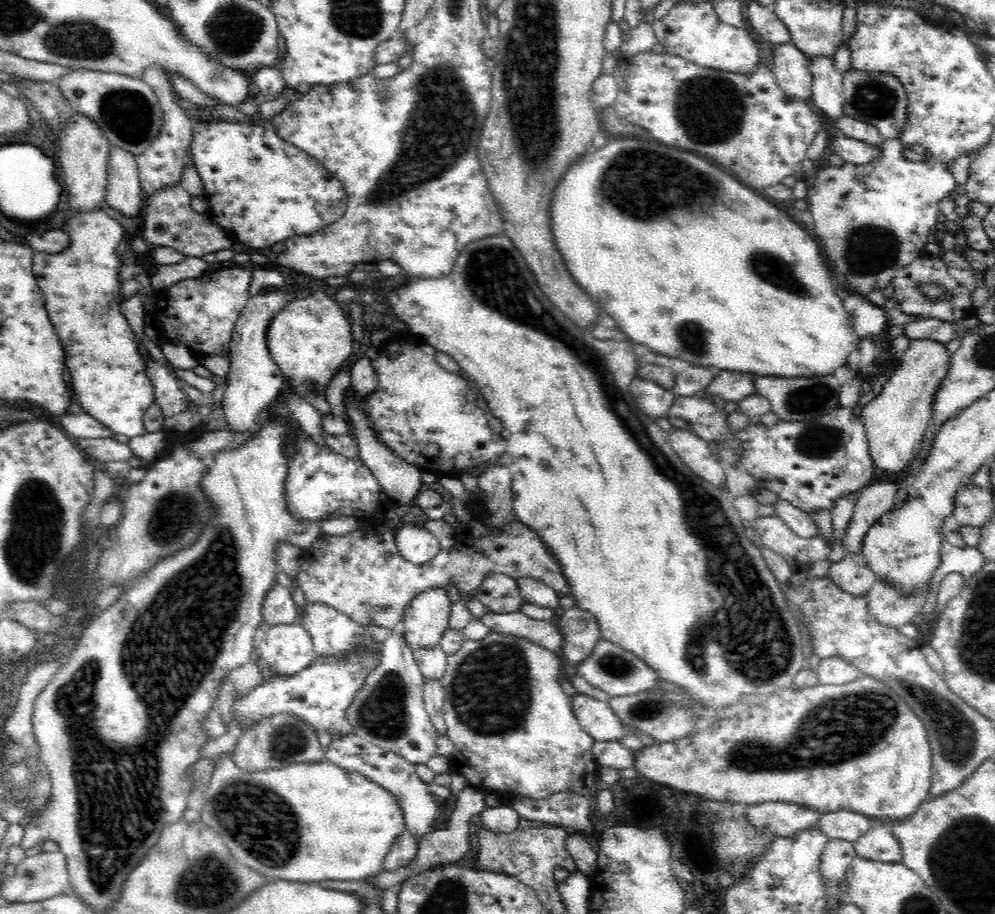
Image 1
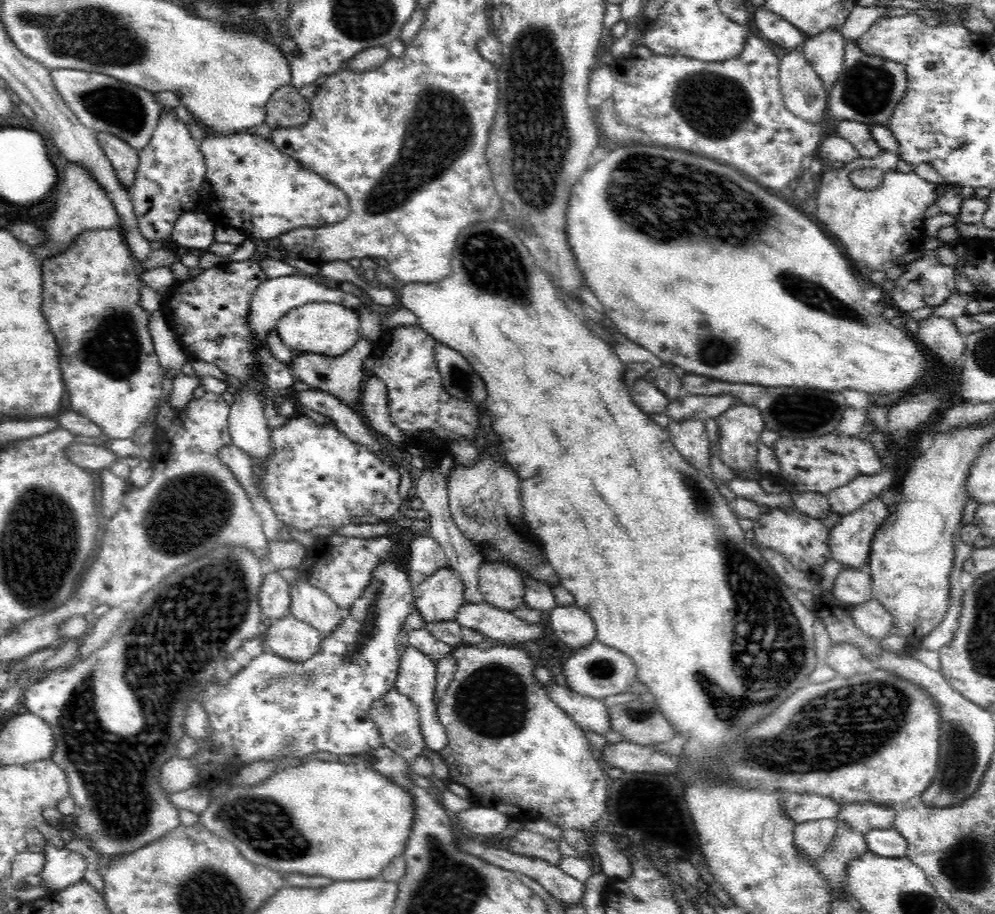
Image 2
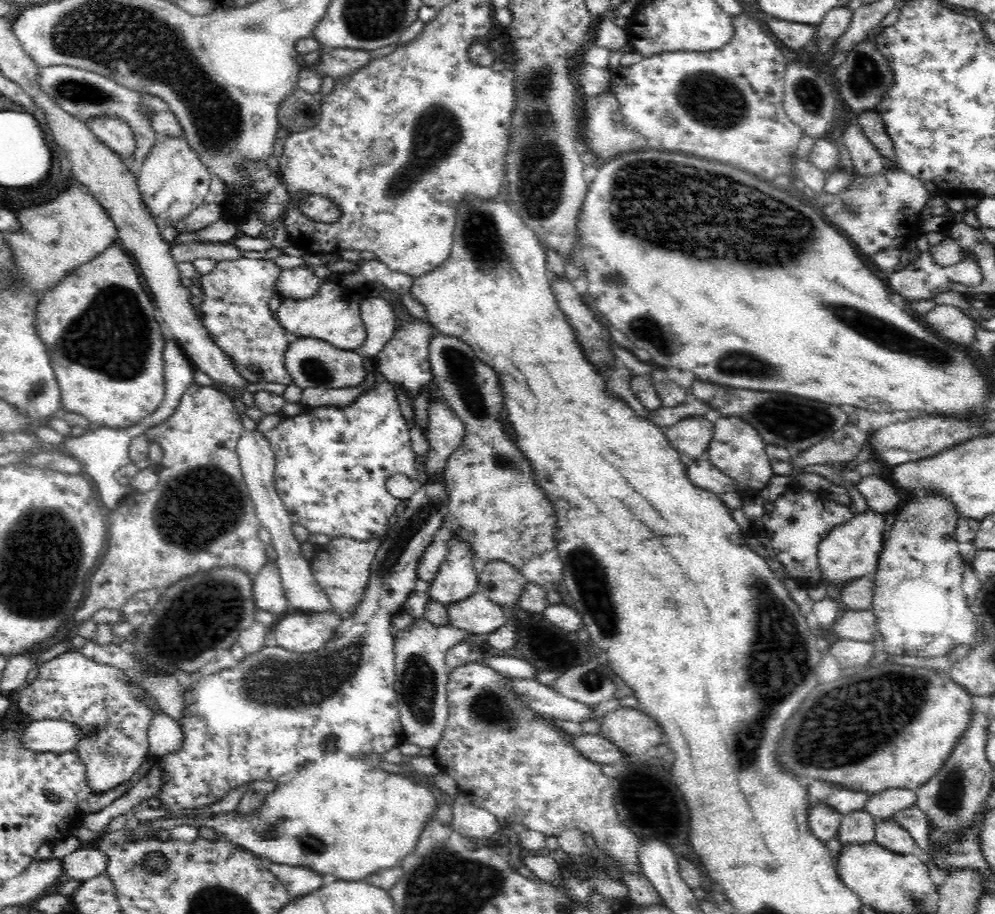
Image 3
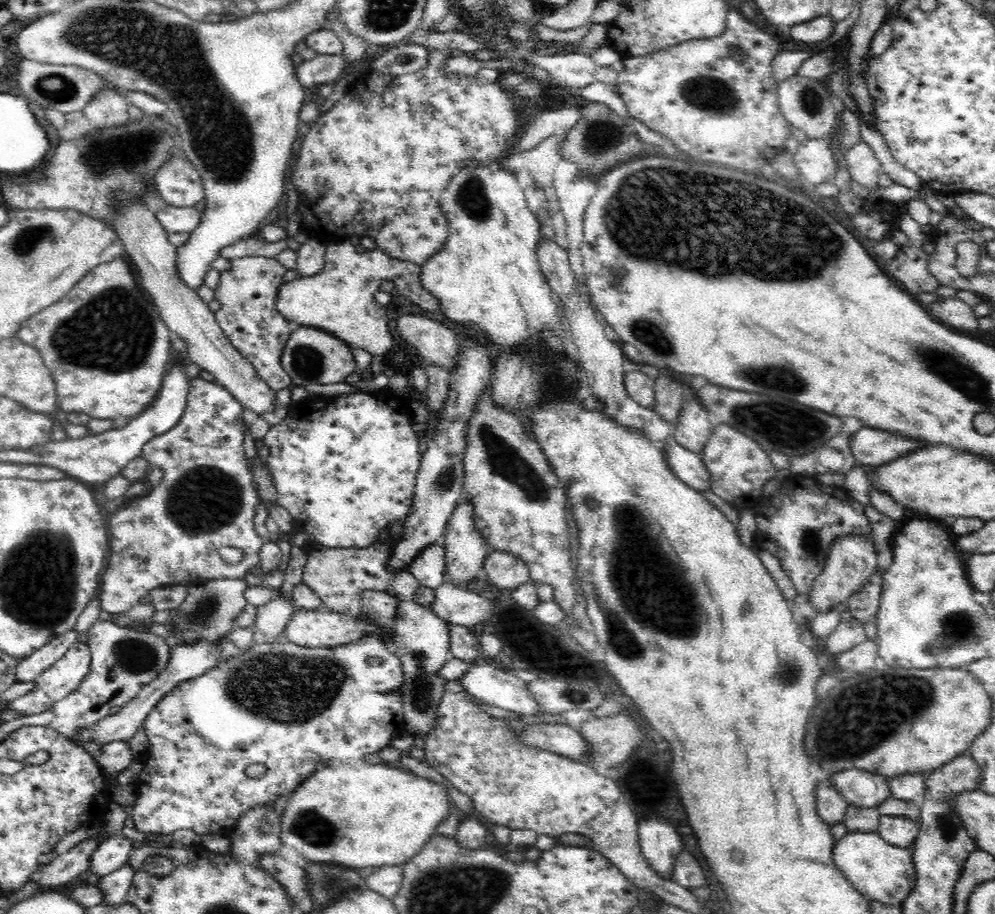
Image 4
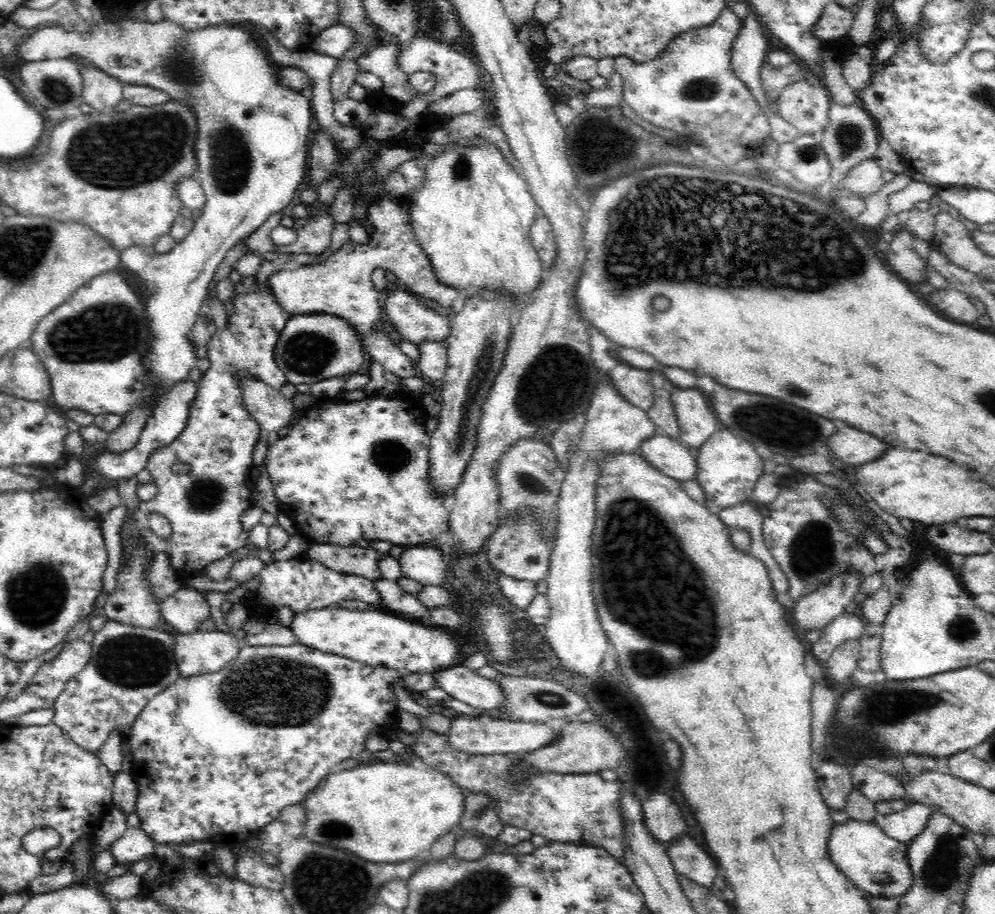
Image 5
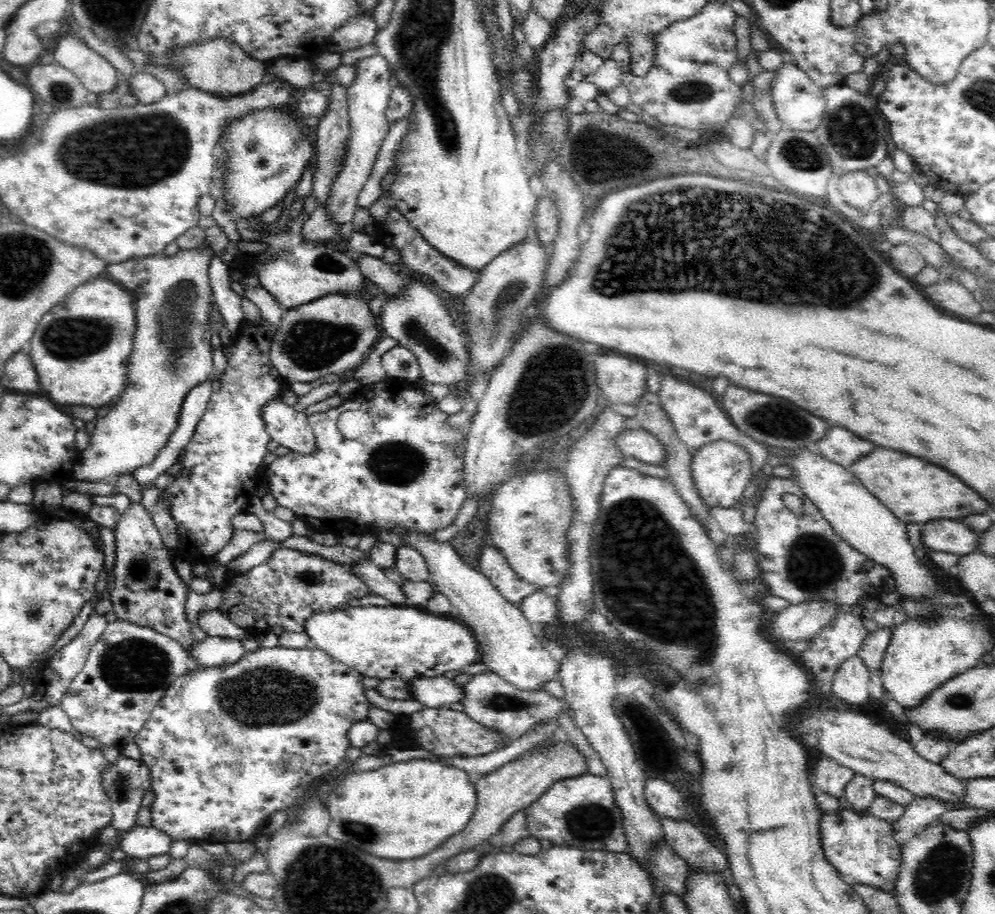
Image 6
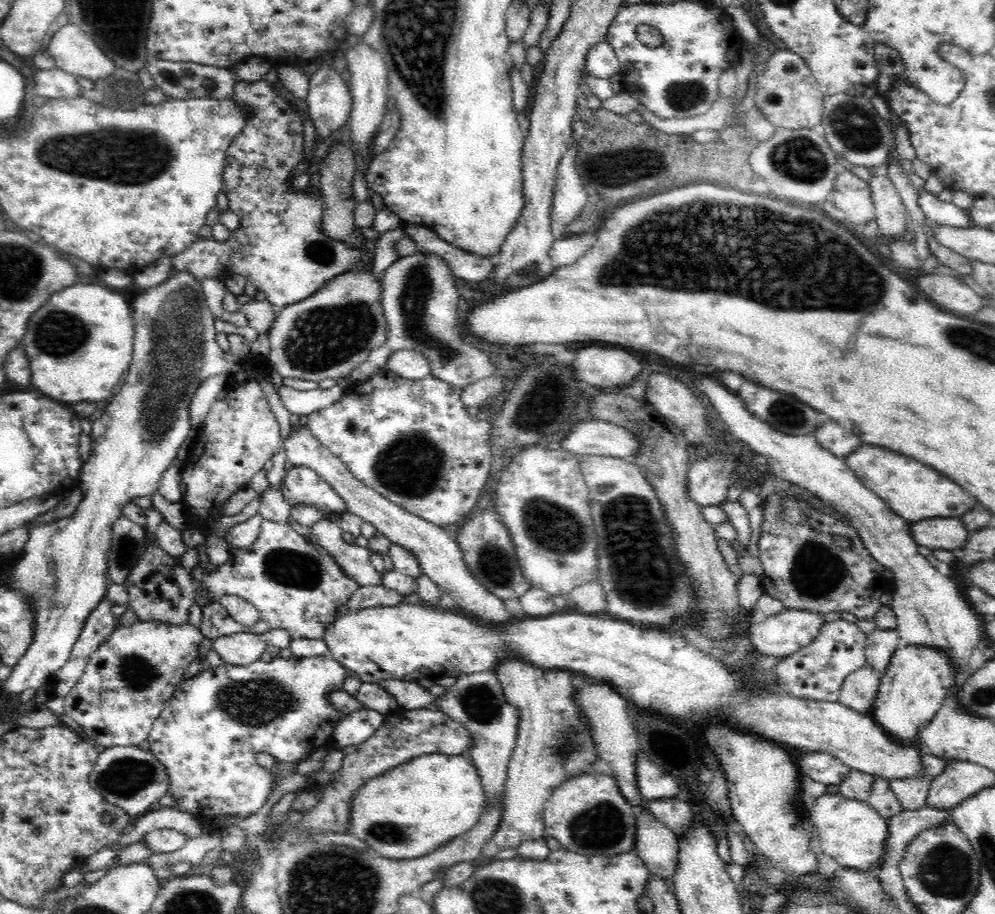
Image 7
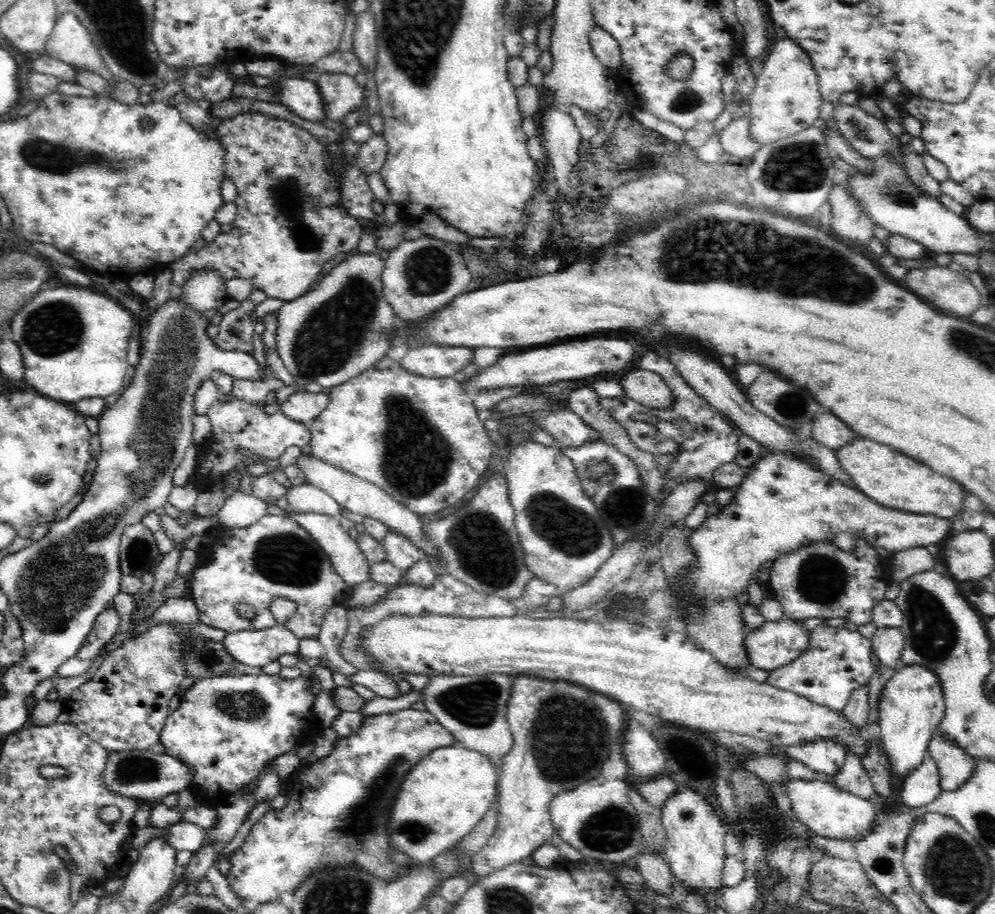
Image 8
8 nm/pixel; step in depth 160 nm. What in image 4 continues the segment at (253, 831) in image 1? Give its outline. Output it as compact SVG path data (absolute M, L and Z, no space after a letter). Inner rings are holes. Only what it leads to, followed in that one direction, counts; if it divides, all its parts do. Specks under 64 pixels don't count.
M329 758L329 765L310 773L289 796L289 805L281 812L280 841L294 848L304 860L314 862L338 862L352 868L375 870L386 866L402 866L416 856L432 836L436 828L450 816L448 787L406 772L388 764L371 764L364 760L340 760Z

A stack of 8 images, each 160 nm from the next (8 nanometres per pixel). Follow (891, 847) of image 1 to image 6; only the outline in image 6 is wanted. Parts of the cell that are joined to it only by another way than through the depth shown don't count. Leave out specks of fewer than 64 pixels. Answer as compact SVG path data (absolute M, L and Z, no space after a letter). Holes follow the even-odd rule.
M915 797L912 804L905 807L904 814L893 822L893 828L895 831L906 830L918 834L937 823L944 812L954 809L952 803L946 803L938 797Z

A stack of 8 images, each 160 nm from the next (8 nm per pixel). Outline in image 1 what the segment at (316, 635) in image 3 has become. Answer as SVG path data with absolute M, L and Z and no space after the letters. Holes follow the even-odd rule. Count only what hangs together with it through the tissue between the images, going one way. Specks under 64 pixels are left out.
M298 622L270 626L255 654L259 665L282 675L299 673L316 657L310 633Z

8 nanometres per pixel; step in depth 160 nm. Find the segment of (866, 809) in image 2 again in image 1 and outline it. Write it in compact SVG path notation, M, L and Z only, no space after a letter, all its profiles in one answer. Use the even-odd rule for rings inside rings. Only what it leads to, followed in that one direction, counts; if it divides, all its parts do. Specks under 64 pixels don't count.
M839 810L838 812L822 814L816 825L830 839L840 839L854 843L877 823L868 815Z

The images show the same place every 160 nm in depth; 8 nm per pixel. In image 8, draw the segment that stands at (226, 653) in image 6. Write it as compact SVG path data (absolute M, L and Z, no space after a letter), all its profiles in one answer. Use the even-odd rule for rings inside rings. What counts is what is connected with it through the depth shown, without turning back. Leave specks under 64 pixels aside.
M276 624L272 628L264 630L240 630L234 633L227 633L227 638L222 641L227 652L238 662L248 666L266 666L270 662L278 661L280 656L286 654L296 655L299 652L301 639L288 630L285 625Z

